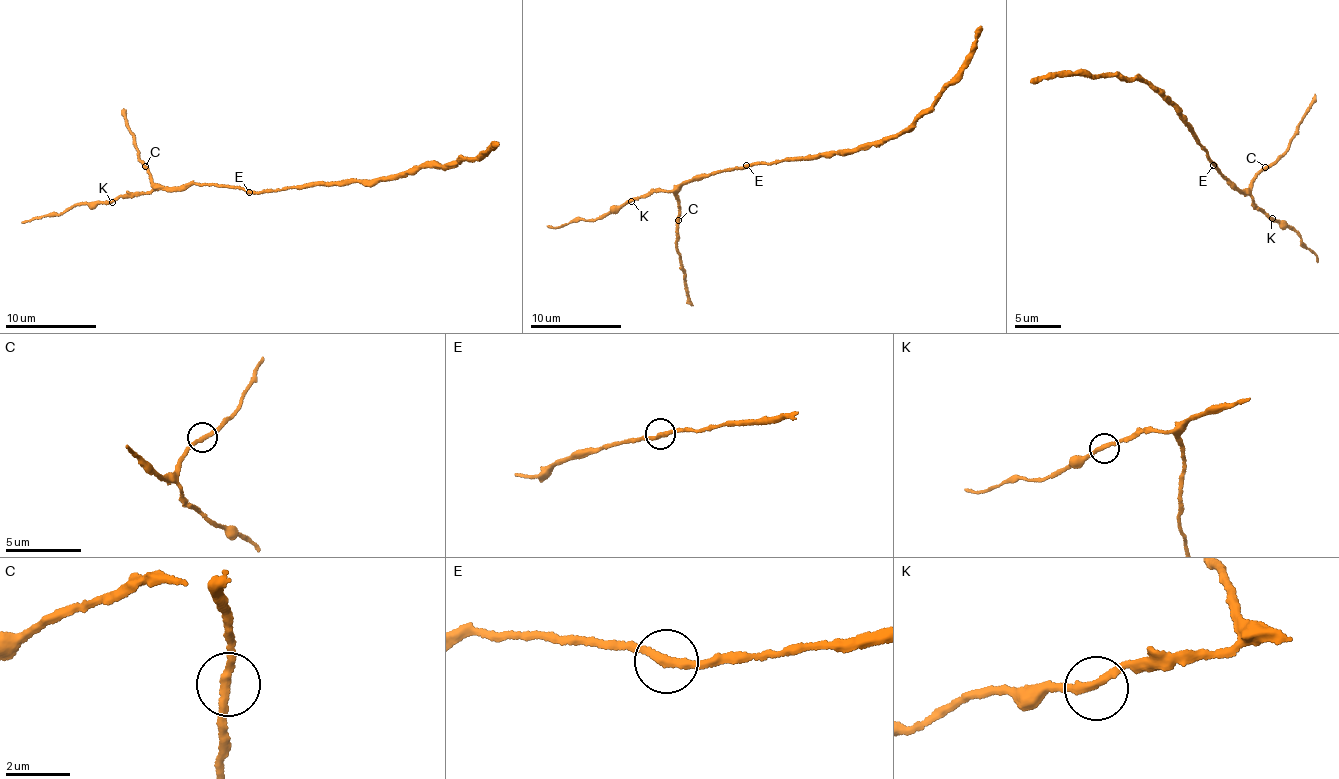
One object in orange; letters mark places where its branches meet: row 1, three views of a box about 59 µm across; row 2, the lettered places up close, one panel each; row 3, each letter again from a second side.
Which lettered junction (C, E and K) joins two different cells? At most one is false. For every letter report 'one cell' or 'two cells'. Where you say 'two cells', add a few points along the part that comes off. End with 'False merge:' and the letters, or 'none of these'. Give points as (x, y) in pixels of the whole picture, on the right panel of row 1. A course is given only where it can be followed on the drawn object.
C: one cell
E: one cell
K: one cell
False merge: none of these

